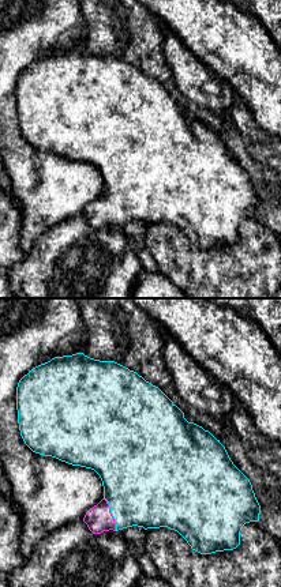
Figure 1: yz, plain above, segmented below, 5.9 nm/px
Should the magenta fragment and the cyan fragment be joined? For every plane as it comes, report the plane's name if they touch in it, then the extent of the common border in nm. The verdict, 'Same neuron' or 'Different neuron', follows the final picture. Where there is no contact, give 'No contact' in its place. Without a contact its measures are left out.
Touches magenta in yz. Shared border 220 nm

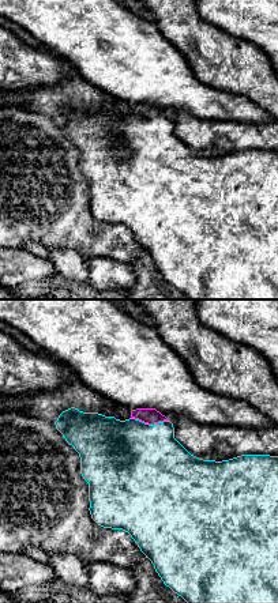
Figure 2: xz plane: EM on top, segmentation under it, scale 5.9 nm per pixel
Touches magenta in xz. Shared border 220 nm

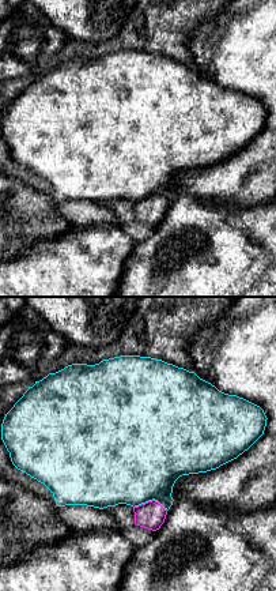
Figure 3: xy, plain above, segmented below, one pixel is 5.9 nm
Touches magenta in xy. Shared border 200 nm

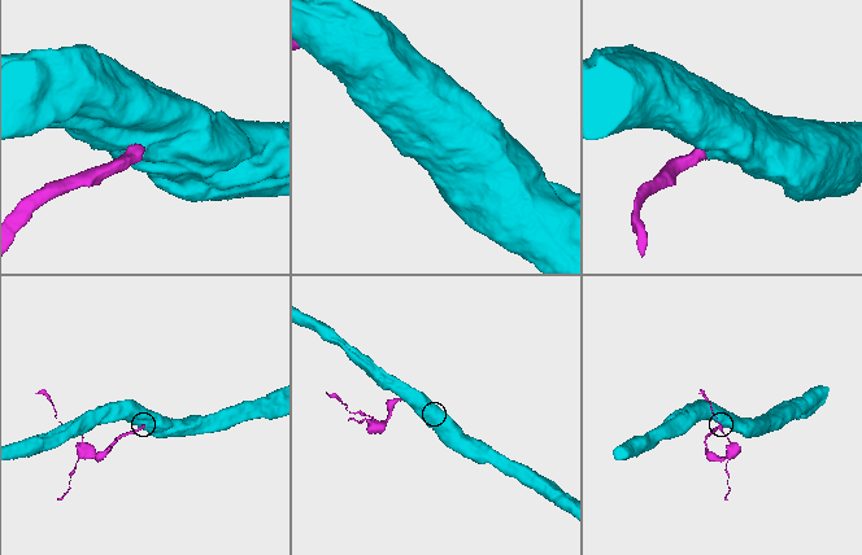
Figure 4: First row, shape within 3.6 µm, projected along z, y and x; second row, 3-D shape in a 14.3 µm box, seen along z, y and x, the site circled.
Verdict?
Same neuron

